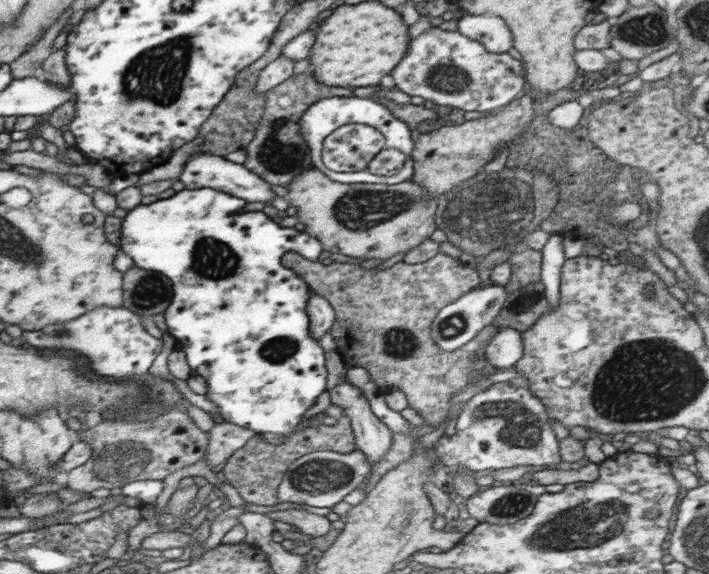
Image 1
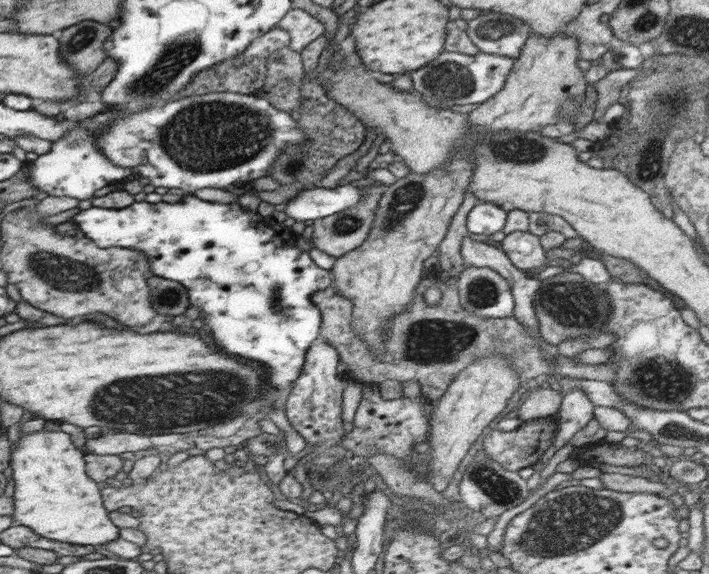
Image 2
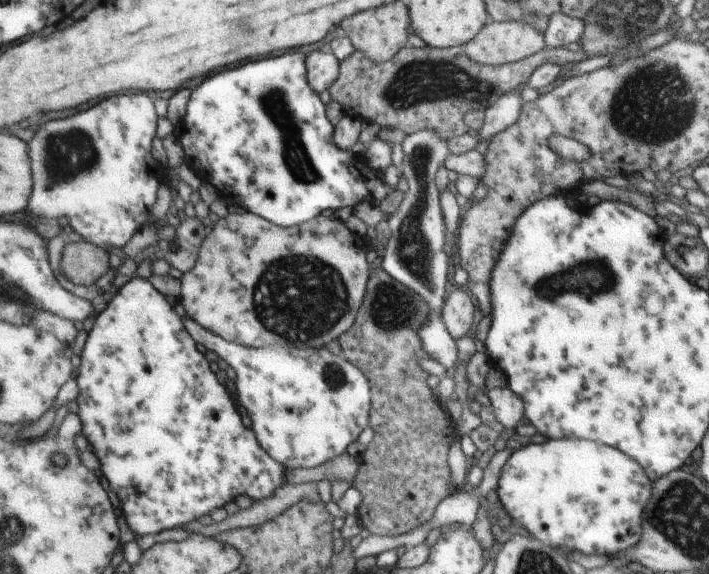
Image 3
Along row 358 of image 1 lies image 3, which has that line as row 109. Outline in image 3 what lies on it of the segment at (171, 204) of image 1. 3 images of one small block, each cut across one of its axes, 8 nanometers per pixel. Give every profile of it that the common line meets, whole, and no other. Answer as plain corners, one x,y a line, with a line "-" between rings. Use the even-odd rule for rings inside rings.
290,52
290,54
282,54
282,56
264,58
264,60
258,60
258,62
248,62
240,68
232,68
232,70
220,72
220,74
204,80
191,93
186,105
186,116
184,116
182,124
174,126
173,135
177,137
183,146
185,162
194,170
202,182
212,184
218,194
224,198
230,196
241,208
254,212
255,215
261,216
282,228
298,226
321,215
324,210
336,211
338,208
348,208
348,206
354,208
362,201
370,201
378,206
379,201
391,192
389,184
385,181
385,176
382,172
374,169
370,170
366,164
364,164
364,170
362,170
362,162
356,162
355,154
351,150
342,150
335,145
333,141
334,127
326,117
324,106
325,104
322,103
320,95
308,84
305,55
300,54
300,52

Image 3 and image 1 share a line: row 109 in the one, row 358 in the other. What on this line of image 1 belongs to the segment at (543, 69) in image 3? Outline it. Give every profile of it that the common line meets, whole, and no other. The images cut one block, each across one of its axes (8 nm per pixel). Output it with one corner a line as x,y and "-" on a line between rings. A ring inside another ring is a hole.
503,327
487,346
484,358
498,370
510,369
520,359
525,359
524,350
524,334

